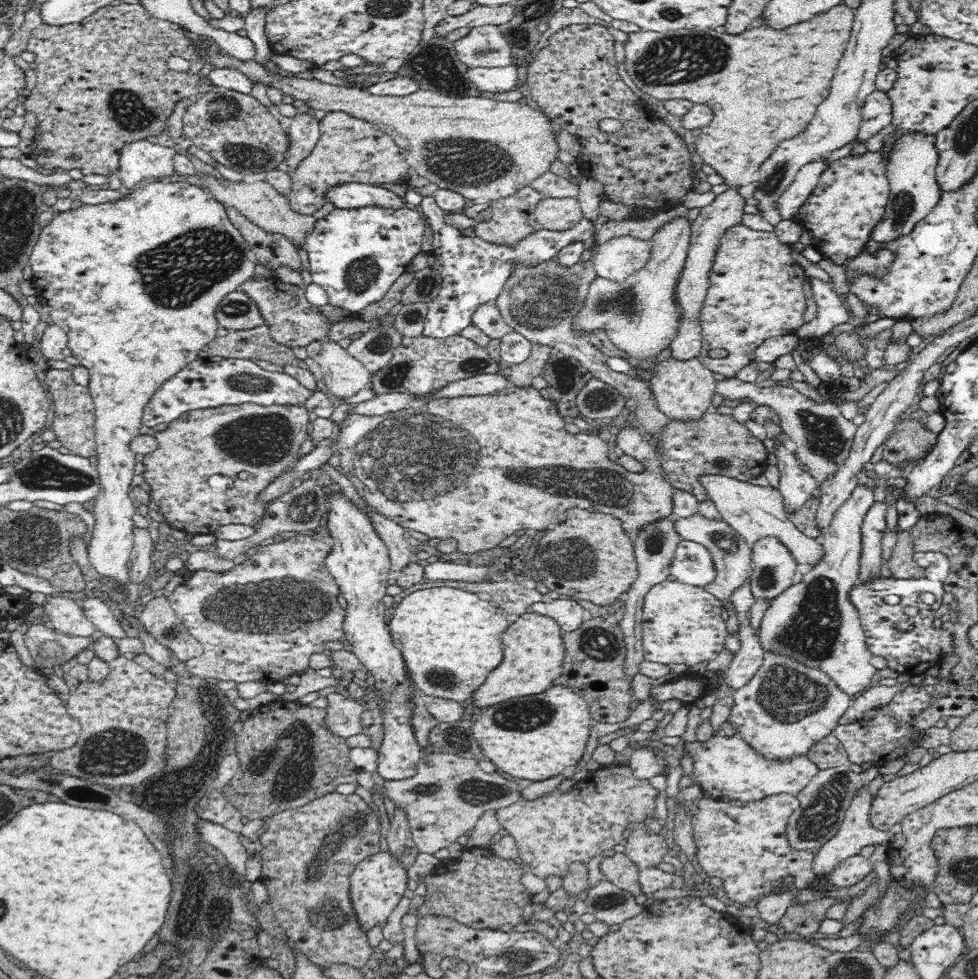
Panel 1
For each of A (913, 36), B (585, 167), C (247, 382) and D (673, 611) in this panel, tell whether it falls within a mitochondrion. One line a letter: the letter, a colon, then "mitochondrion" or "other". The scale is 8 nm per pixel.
A: other
B: other
C: mitochondrion
D: other

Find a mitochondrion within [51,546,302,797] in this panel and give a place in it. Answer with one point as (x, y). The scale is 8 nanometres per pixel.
(115, 753)

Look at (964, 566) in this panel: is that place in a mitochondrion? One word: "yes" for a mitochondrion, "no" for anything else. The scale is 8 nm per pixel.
no

